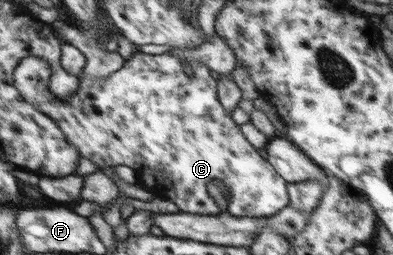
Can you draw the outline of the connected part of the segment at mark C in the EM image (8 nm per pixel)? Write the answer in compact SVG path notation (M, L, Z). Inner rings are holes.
M136 52L131 58L127 59L126 66L104 80L93 80L83 74L81 78L81 89L67 100L61 100L51 91L51 80L53 77L53 68L48 60L41 56L29 56L25 58L16 71L16 86L20 88L26 100L35 104L44 114L50 116L51 119L57 120L59 127L66 132L72 144L80 149L80 152L84 157L91 158L96 164L99 164L101 168L107 166L132 166L139 172L141 178L141 184L144 187L148 187L155 191L157 195L162 195L170 199L175 204L180 204L181 212L194 212L194 214L206 214L222 215L224 213L230 213L238 216L238 218L258 218L258 217L271 217L278 215L281 211L285 211L290 206L290 192L288 192L288 182L285 177L277 171L277 168L264 156L260 155L258 148L248 140L248 137L244 134L241 124L238 124L234 120L233 115L230 115L226 110L225 105L221 101L219 87L220 81L216 80L212 76L212 69L204 64L202 61L192 61L191 70L192 74L187 71L185 67L185 60L182 56L175 55L174 53L163 53L160 55L146 54L142 52Z

